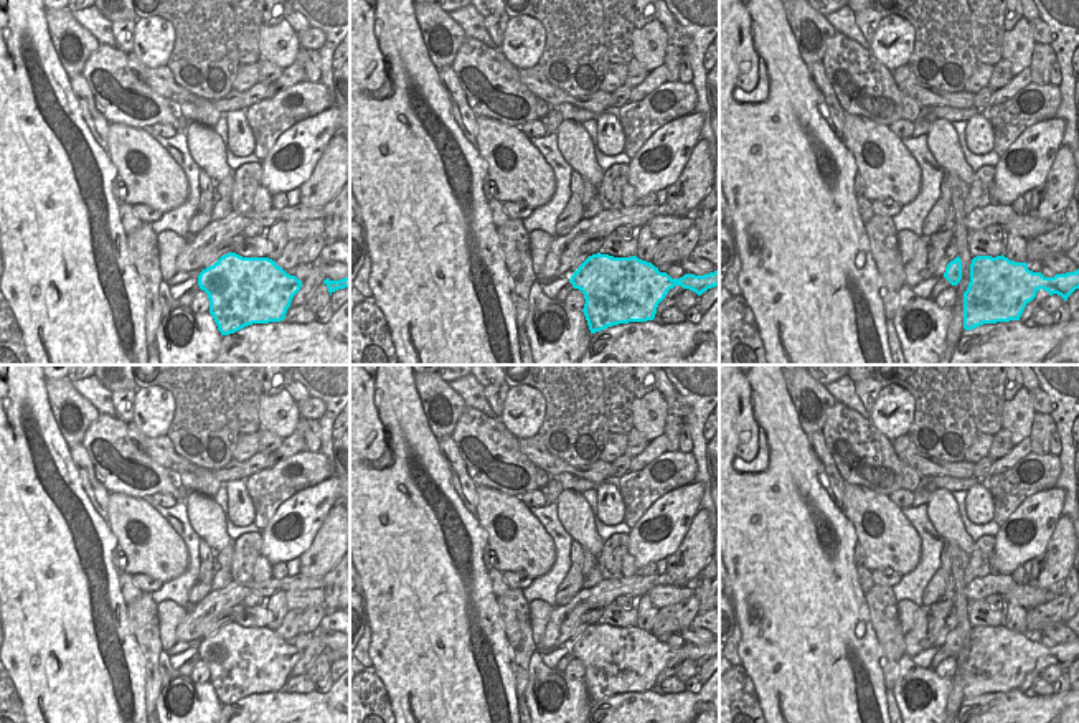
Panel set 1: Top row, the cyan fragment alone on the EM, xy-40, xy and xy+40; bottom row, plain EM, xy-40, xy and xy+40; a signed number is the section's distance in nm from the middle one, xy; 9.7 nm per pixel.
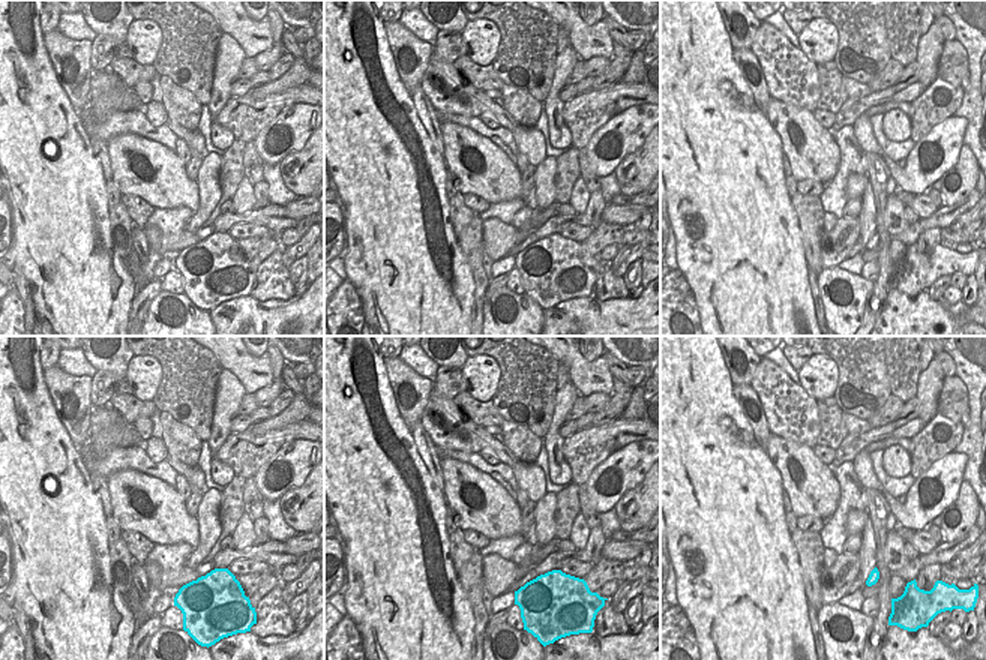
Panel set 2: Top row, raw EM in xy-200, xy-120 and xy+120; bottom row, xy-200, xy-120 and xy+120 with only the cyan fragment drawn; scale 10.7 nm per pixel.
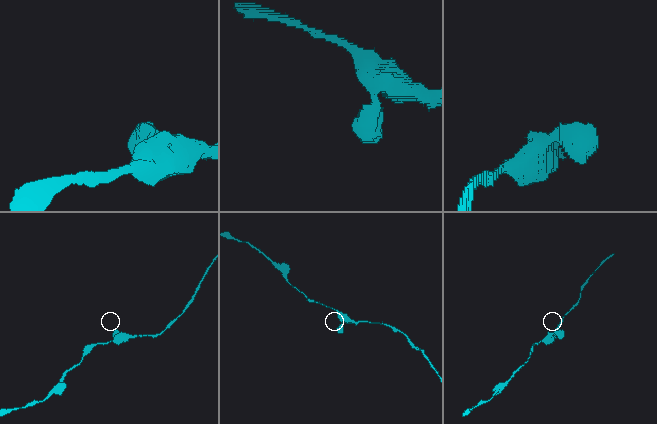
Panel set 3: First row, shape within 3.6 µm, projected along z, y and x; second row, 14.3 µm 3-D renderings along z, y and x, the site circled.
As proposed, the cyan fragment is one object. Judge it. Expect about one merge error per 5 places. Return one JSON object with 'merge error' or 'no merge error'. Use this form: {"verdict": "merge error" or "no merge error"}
{"verdict": "no merge error"}

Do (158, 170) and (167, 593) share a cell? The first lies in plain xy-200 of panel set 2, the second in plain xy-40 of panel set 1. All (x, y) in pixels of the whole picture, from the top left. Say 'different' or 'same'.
different

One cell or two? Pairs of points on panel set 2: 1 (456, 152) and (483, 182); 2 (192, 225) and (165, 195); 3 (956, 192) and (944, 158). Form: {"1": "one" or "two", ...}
{"1": "one", "2": "two", "3": "two"}

